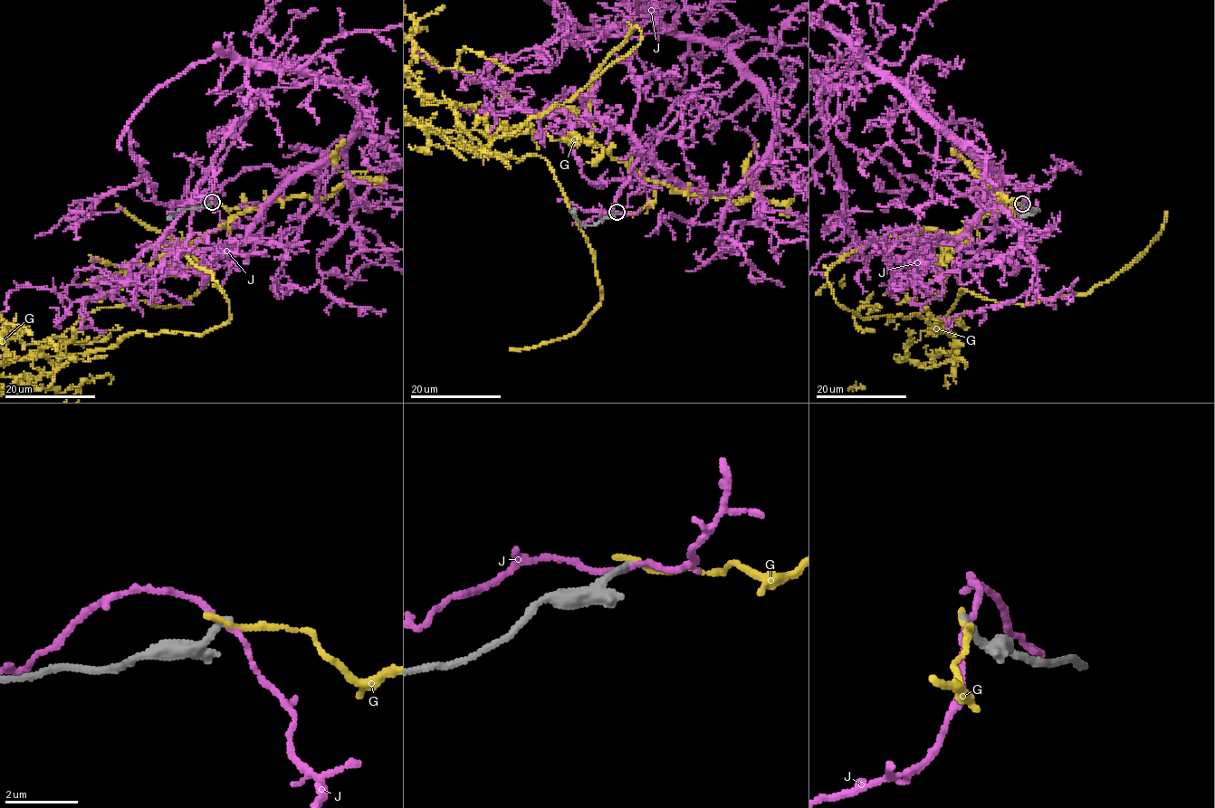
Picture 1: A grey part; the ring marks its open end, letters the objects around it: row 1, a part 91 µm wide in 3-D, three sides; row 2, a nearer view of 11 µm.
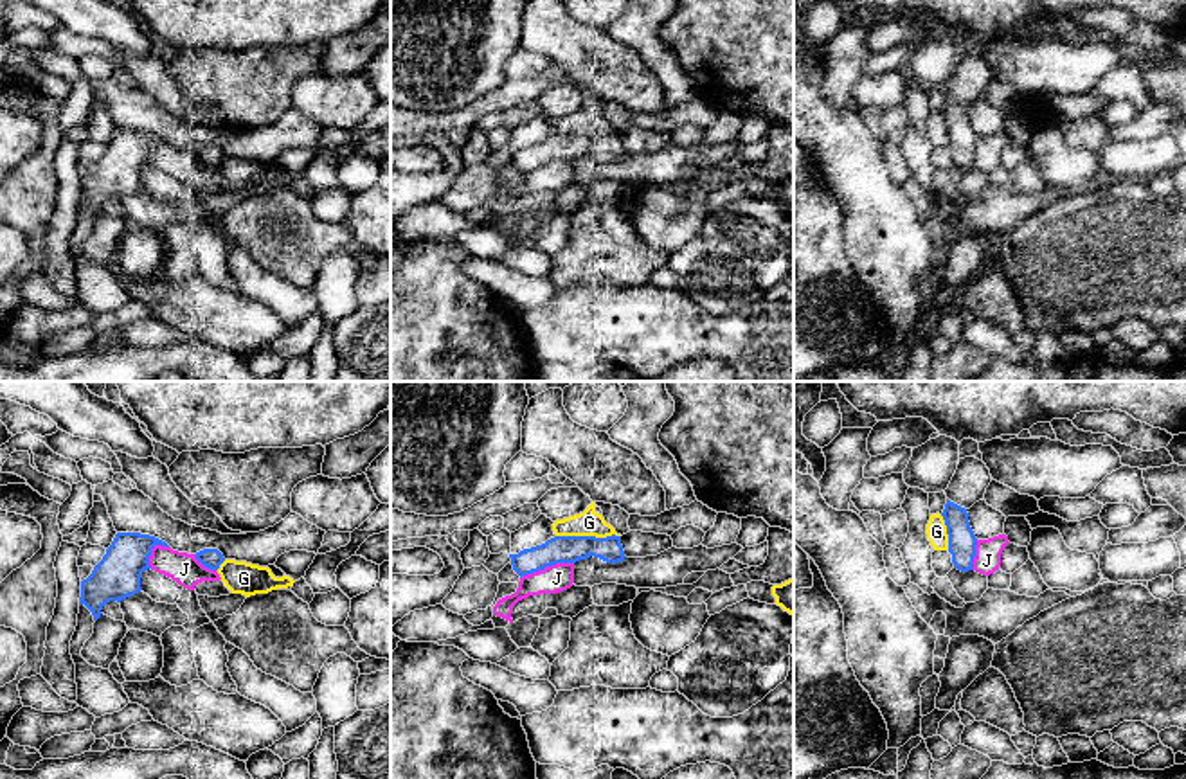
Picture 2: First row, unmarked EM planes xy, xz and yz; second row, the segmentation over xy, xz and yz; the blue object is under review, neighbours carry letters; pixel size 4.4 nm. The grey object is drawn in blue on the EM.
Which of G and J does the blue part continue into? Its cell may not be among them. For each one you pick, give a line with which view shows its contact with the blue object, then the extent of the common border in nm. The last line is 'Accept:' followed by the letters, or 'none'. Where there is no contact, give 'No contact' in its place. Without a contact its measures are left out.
Accept: none

